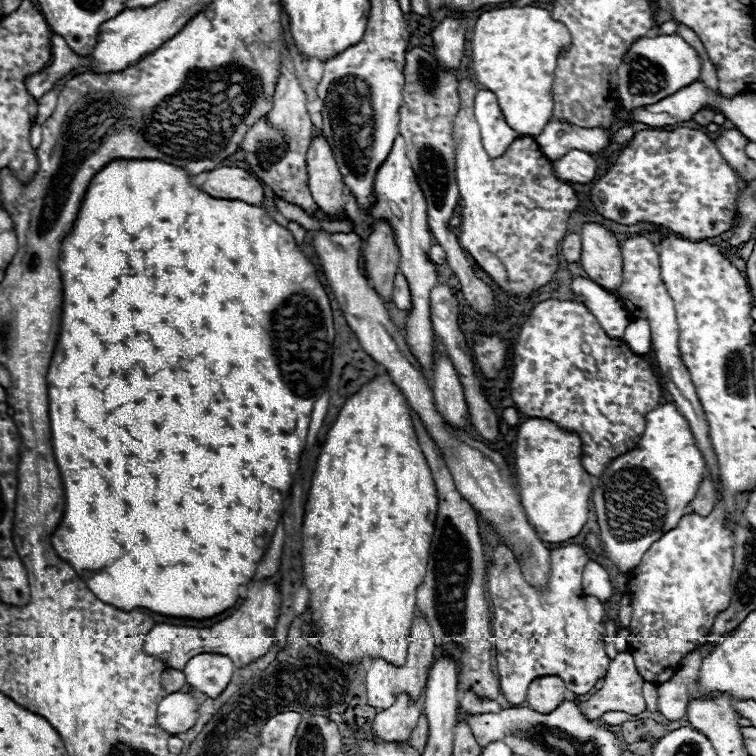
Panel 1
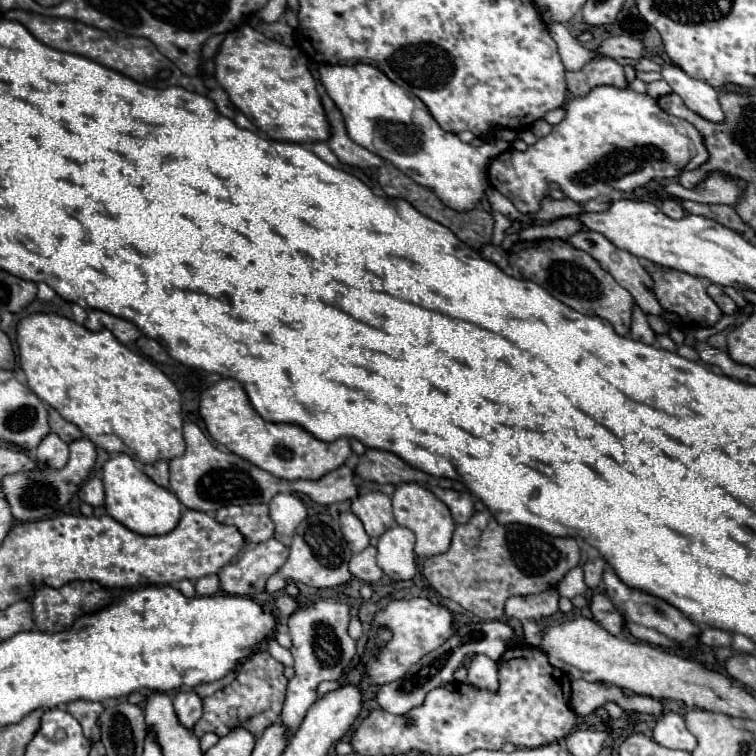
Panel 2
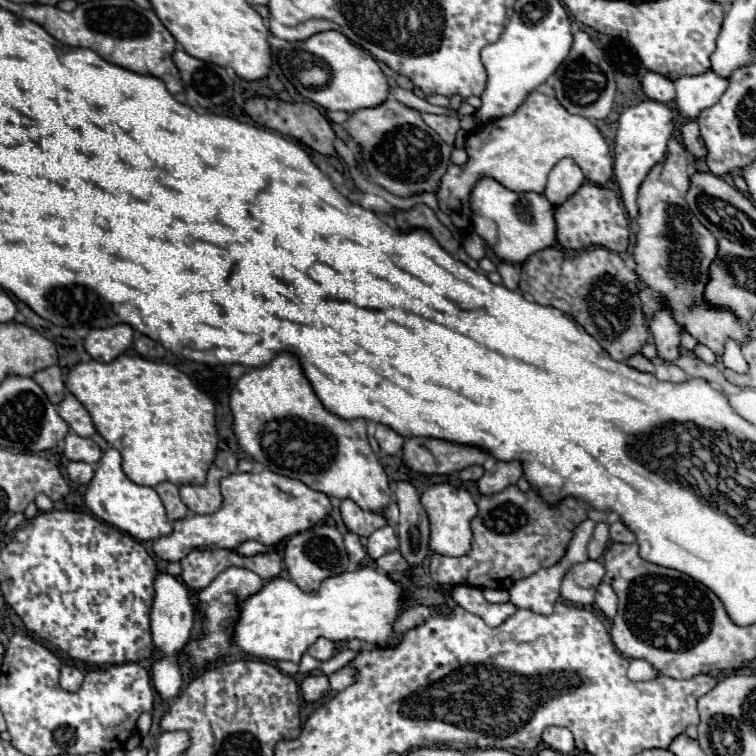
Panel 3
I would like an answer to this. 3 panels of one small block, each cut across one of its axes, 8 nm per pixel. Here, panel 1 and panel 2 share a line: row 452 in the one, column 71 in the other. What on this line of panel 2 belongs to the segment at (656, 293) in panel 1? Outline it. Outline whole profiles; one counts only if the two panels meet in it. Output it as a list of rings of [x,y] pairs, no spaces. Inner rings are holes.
[[[76,700],[68,704],[68,712],[80,722],[84,736],[90,742],[96,742],[100,738],[100,730],[98,730],[98,716],[102,714],[104,706],[100,702],[88,702],[88,700]]]

